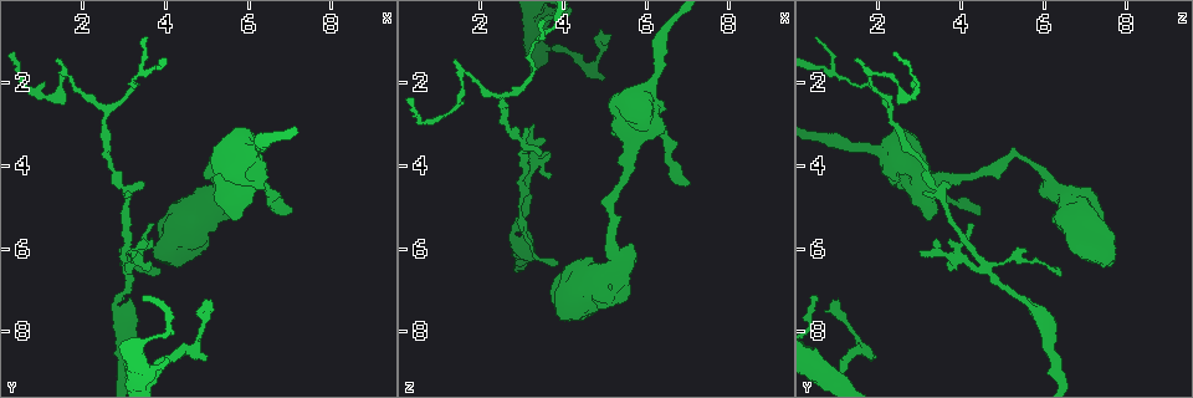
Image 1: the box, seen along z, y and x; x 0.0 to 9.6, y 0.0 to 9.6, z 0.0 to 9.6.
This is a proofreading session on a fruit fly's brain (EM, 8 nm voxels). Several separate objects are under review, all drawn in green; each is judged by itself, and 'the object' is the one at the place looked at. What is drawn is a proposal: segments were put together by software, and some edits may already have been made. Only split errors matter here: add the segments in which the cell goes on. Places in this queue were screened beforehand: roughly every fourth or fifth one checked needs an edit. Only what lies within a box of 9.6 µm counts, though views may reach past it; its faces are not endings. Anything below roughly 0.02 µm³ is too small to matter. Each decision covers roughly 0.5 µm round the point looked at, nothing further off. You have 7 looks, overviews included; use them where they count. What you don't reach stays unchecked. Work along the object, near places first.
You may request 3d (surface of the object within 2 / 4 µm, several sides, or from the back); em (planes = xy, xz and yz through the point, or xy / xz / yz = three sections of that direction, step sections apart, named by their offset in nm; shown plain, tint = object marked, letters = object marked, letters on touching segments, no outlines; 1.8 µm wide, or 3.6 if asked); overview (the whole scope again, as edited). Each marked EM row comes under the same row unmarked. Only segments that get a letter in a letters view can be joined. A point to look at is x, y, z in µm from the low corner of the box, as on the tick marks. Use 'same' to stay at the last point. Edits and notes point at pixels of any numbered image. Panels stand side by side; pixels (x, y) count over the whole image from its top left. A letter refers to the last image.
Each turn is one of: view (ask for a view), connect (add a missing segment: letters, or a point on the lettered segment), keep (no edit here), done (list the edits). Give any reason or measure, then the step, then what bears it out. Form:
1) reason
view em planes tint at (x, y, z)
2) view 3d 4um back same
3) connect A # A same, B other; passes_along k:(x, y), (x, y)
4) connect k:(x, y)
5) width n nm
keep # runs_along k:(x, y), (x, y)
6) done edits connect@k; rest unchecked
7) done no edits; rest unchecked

an open end
view 3d 4um at (5.05, 8.65, 1.85)

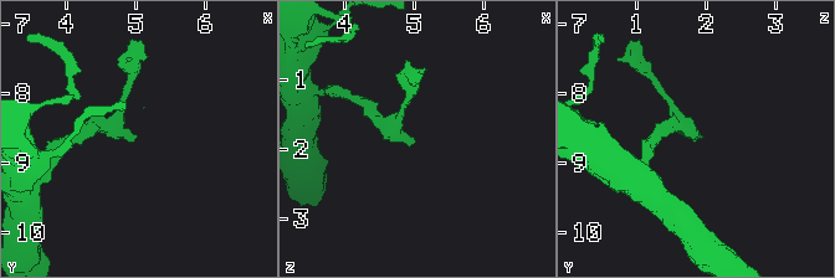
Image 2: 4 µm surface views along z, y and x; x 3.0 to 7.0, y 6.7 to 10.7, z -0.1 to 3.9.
view em xz step 8 letters at (5.00, 8.60, 1.85)

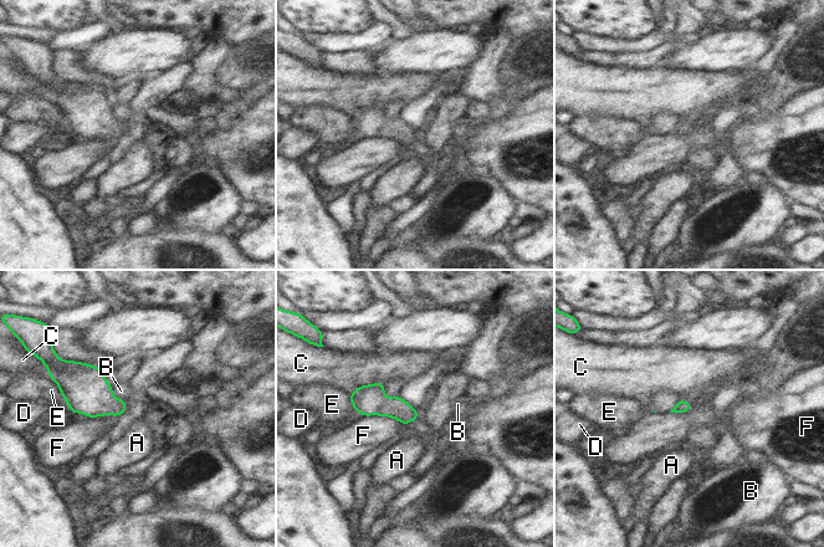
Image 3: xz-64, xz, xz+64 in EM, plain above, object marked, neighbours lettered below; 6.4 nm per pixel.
another direction
view em planes letters same

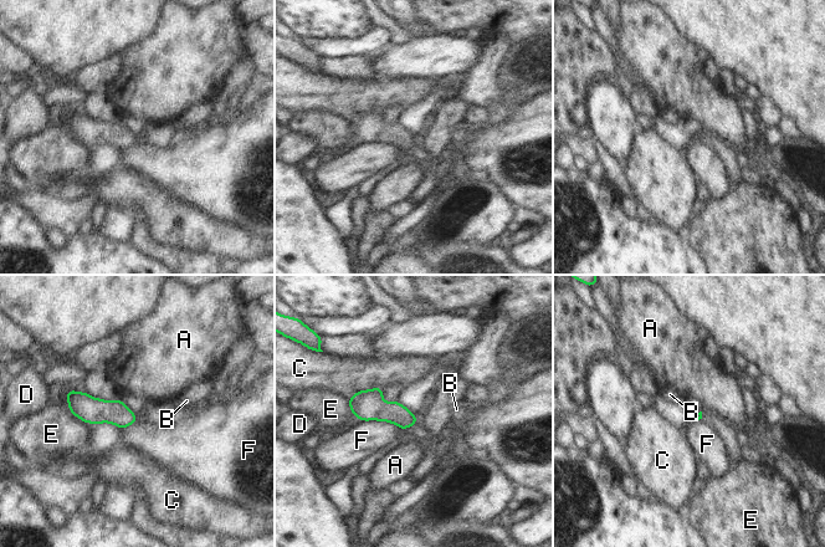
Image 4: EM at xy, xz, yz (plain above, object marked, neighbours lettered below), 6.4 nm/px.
keep # A other, B other, C other, D other, E other, F other; runs_along 4:(70, 395), (88, 409), (132, 419); none of them fits

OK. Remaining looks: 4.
view em xz step 4 letters at (3.80, 6.60, 6.35)

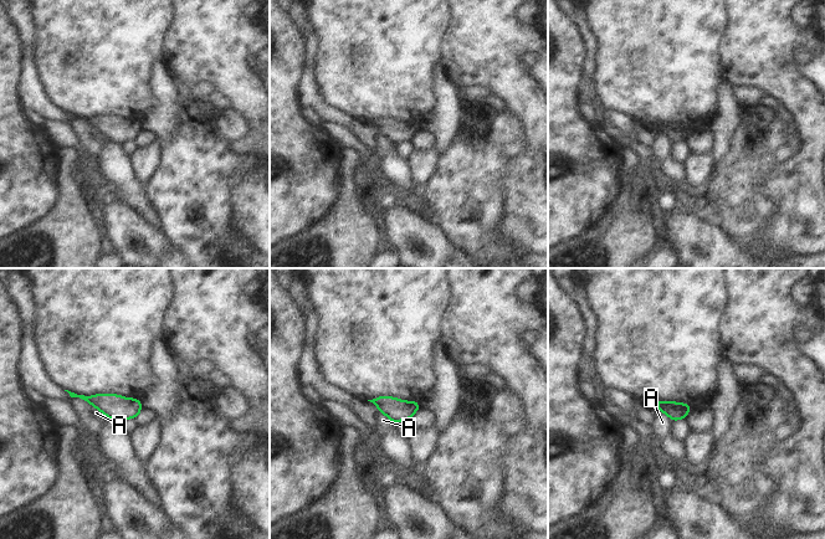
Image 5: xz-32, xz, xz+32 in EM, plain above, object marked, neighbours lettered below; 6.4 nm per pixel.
width 120 nm
keep # A other; border 5:(659, 410), (672, 421); none of them fits

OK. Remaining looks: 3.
done no edits; rest unchecked

